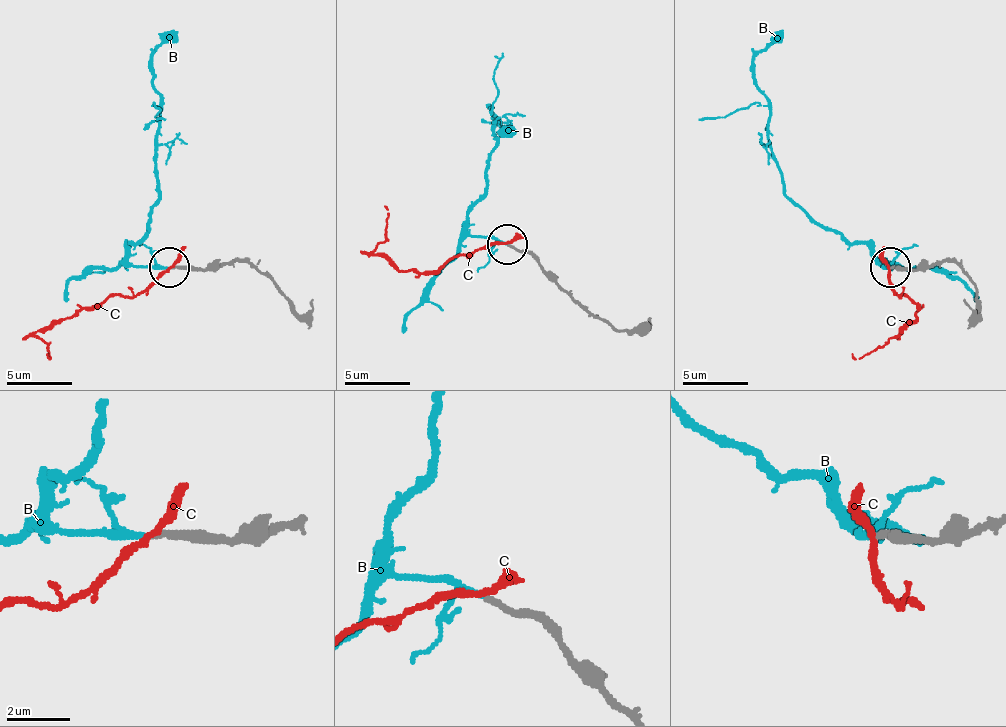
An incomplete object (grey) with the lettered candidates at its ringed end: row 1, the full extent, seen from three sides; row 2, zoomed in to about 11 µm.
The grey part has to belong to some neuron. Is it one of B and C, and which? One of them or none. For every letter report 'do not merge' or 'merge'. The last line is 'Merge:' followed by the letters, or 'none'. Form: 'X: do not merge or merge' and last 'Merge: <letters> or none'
B: merge
C: do not merge
Merge: B

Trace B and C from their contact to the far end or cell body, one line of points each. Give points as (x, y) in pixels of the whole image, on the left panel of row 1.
B: (168, 268), (129, 261), (129, 245), (149, 228), (149, 209), (158, 192), (158, 100), (152, 57), (178, 30)
C: (172, 268), (135, 294), (112, 294), (89, 311), (60, 317), (36, 334), (50, 350), (46, 354)

